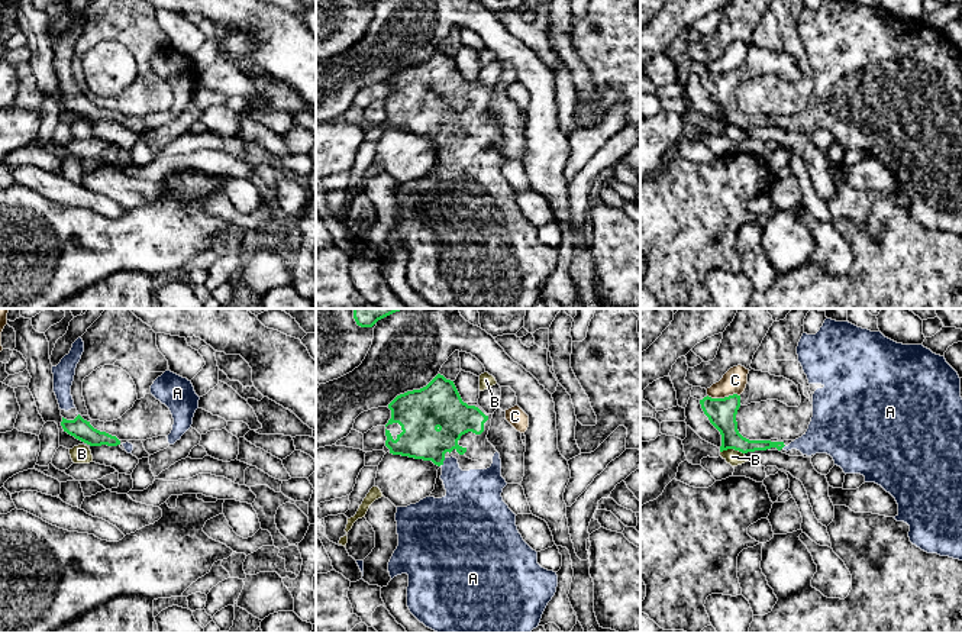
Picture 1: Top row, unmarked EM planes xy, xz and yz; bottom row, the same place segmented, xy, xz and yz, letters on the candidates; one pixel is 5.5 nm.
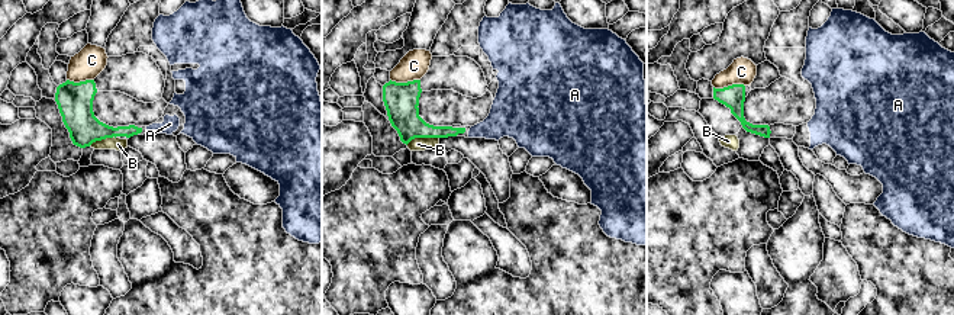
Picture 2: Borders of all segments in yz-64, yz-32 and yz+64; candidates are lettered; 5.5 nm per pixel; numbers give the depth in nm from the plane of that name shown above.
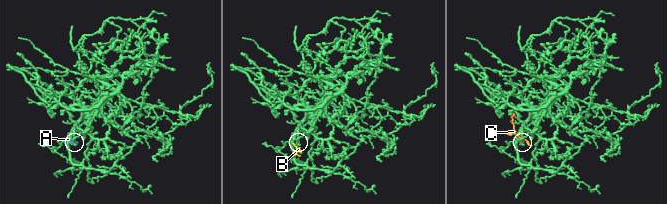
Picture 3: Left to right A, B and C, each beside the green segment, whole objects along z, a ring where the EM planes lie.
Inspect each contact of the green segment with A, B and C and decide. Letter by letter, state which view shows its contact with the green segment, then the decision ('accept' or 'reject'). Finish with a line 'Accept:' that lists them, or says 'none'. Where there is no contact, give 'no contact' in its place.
A: contact in xz; accept
B: contact in yz; reject
C: contact in yz; reject
Accept: A

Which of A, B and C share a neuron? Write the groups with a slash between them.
A / B / C

